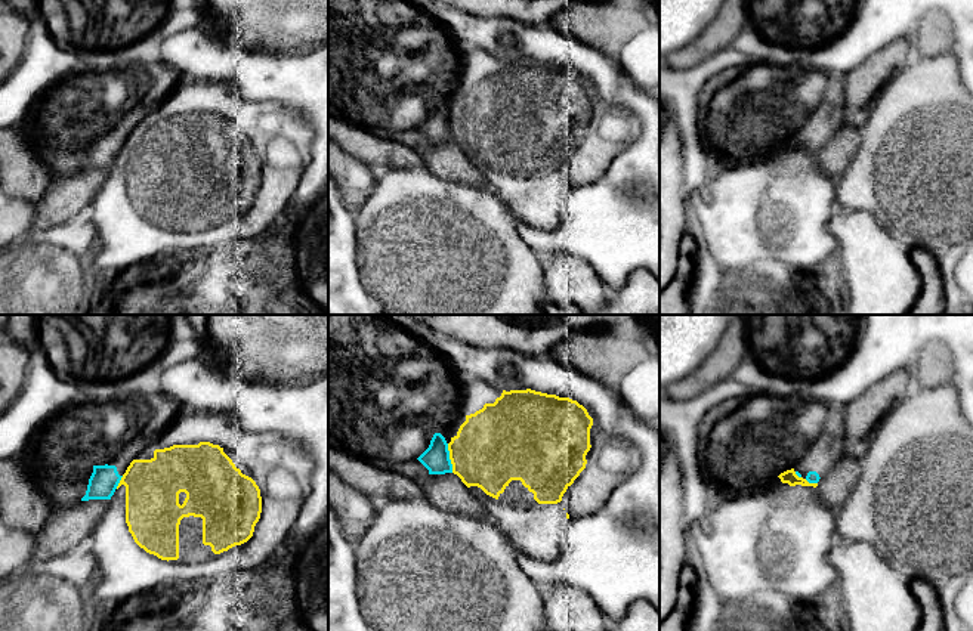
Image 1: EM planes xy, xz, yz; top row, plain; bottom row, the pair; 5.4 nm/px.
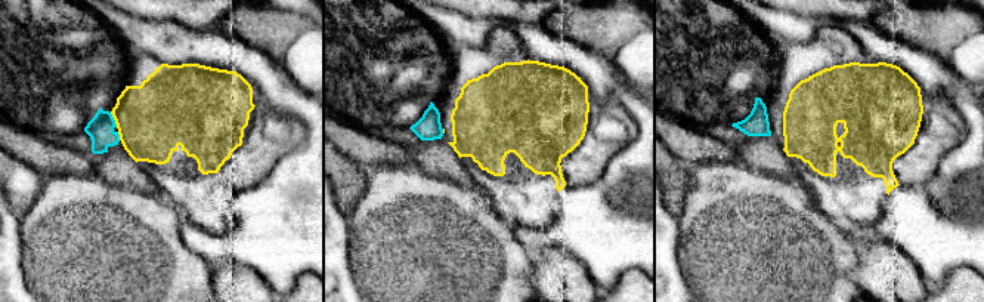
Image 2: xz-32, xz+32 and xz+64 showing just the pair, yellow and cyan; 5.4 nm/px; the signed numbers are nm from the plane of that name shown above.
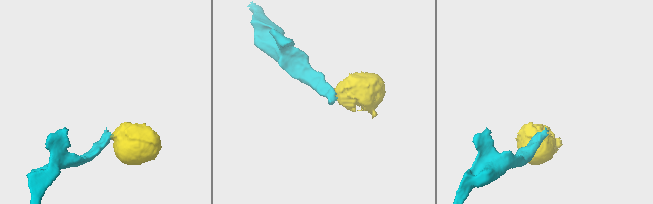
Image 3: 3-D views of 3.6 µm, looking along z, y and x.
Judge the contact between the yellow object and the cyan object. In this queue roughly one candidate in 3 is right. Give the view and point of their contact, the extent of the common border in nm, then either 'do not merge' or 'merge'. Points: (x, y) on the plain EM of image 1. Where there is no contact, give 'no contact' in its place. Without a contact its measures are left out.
xz (450, 127) | 160 nm | do not merge

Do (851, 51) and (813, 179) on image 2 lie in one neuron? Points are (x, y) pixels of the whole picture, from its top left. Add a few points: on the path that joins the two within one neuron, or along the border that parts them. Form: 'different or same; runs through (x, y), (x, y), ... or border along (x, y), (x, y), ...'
same; runs through (847, 83), (820, 110), (820, 147)

